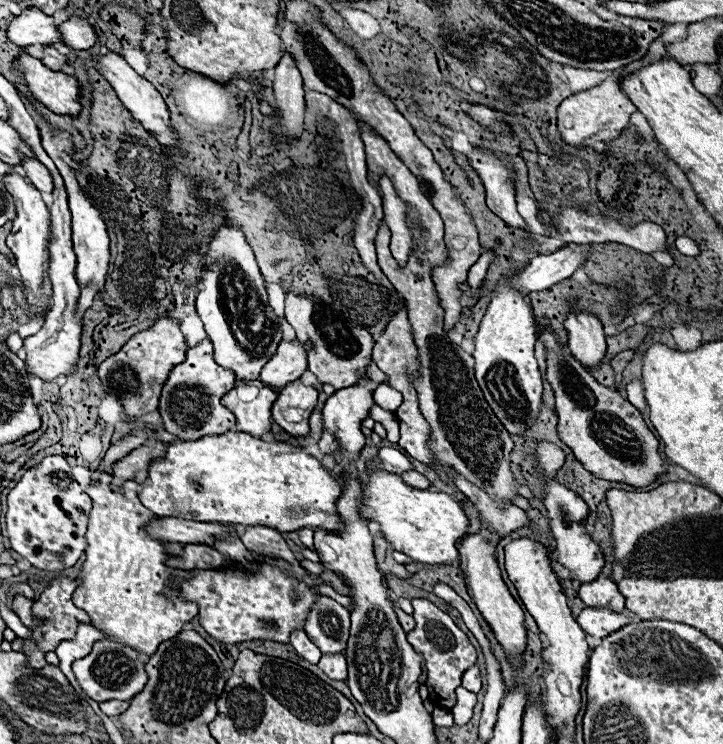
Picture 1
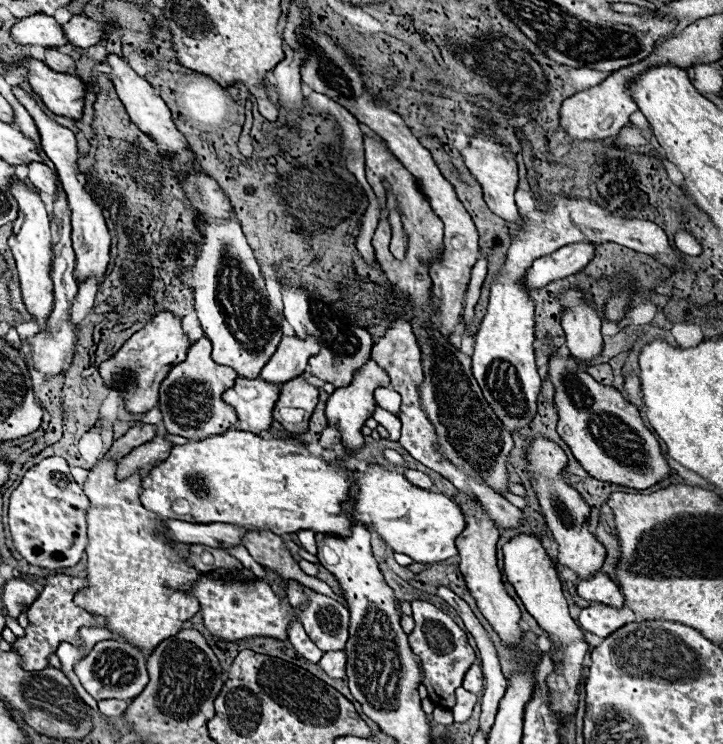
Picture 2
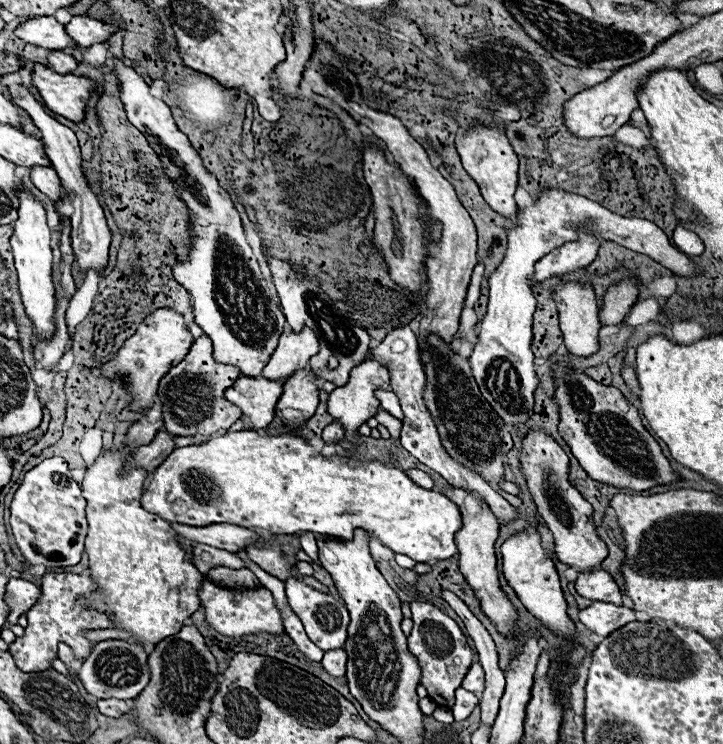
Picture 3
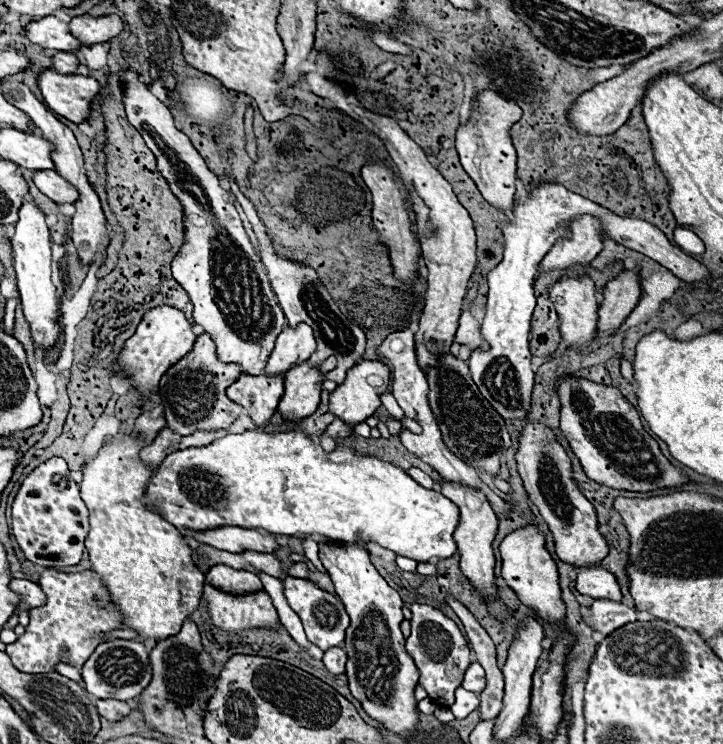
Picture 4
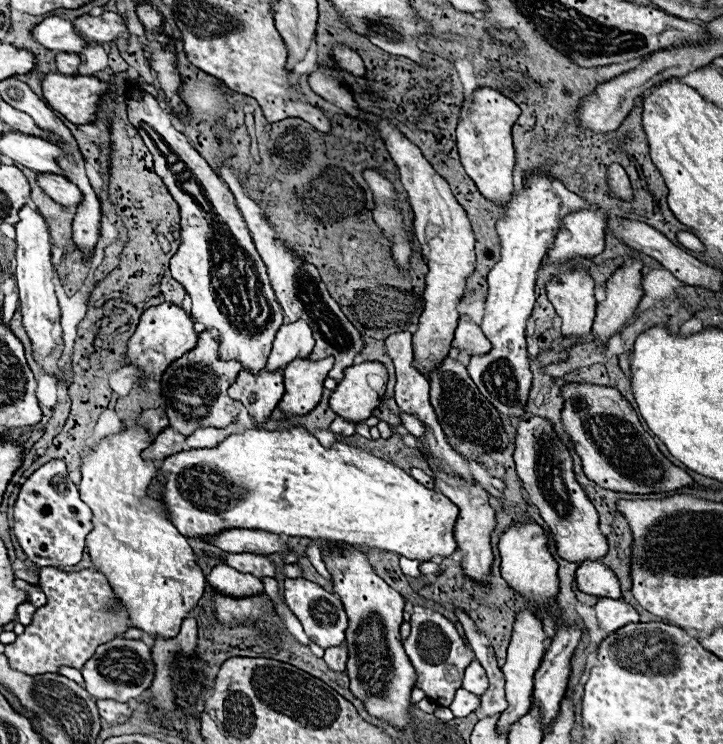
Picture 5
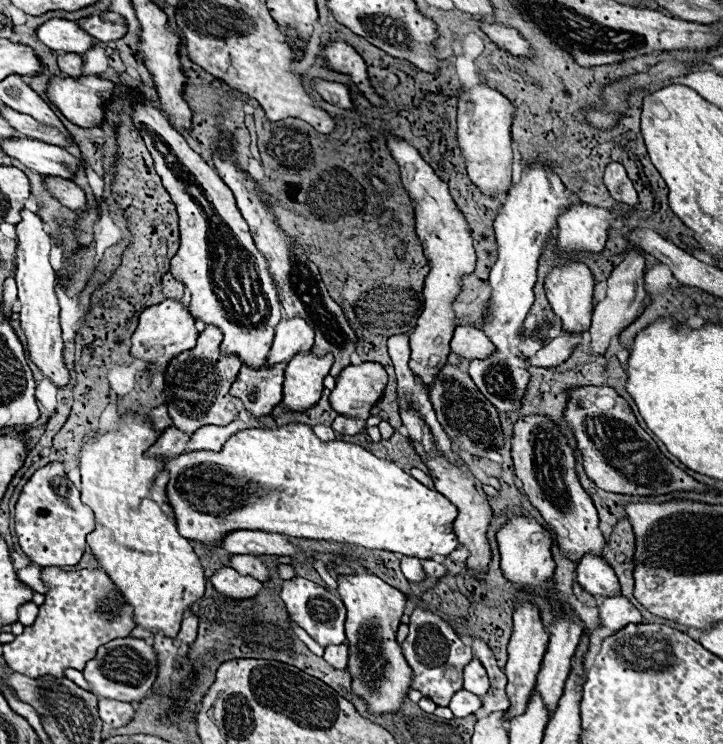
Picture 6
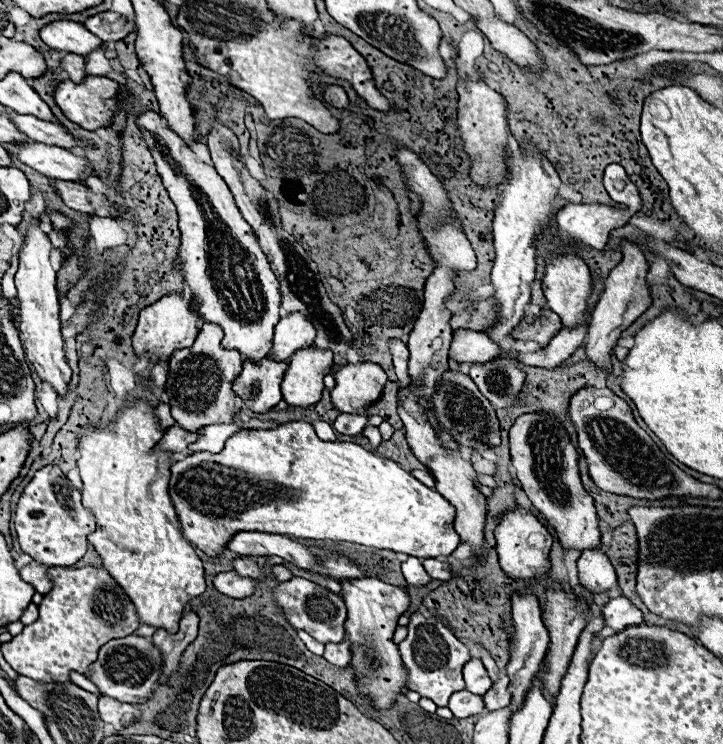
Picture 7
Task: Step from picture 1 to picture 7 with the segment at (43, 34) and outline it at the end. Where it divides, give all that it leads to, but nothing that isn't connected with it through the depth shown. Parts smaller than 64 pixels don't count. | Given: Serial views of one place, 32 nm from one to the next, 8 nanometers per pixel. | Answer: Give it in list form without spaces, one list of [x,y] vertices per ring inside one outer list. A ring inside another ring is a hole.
[[[54,20],[54,22],[46,24],[40,30],[40,38],[44,44],[48,44],[54,50],[74,52],[80,56],[86,56],[104,44],[94,34],[86,32],[86,28],[82,28],[82,24],[70,22],[70,20]]]

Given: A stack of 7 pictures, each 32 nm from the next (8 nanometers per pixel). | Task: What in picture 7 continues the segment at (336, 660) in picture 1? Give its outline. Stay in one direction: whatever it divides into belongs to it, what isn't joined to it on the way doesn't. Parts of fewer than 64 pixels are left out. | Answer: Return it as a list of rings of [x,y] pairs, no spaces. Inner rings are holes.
[[[344,640],[342,644],[326,644],[324,658],[330,664],[338,666],[338,668],[348,666],[348,662],[350,662],[350,644],[348,644],[348,640]]]

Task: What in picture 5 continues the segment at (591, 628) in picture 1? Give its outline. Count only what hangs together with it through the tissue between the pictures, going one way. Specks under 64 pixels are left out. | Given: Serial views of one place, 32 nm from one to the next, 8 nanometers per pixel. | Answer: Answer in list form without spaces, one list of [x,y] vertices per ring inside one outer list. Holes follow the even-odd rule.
[[[600,598],[594,606],[596,612],[596,622],[598,628],[604,632],[616,632],[618,628],[622,628],[622,624],[630,624],[630,622],[638,622],[638,610],[630,604],[626,604],[624,600],[610,600],[610,598]]]

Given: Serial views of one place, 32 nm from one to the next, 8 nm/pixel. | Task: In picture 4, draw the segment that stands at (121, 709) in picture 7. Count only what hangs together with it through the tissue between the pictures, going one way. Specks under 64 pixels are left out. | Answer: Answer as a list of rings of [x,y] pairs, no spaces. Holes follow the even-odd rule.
[[[96,700],[96,708],[100,716],[108,720],[122,720],[126,714],[132,712],[132,708],[122,700]]]

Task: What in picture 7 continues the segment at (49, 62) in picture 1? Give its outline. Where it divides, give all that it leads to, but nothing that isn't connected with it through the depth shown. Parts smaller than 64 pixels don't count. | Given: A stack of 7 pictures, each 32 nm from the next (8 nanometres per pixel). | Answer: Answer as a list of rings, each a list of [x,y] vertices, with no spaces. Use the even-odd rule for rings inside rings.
[[[66,54],[62,60],[60,60],[60,68],[74,80],[74,82],[80,82],[86,72],[84,72],[84,58],[78,56],[78,54]]]

